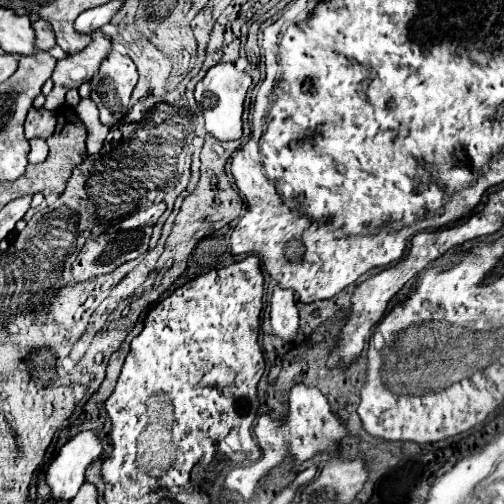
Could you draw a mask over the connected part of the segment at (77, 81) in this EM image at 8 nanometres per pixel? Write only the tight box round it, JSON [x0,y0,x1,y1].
[46,30,112,110]

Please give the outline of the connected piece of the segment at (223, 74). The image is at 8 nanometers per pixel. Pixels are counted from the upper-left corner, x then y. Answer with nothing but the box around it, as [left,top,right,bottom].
[196,62,252,140]

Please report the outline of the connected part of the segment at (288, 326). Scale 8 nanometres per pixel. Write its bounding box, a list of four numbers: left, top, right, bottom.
[270,286,298,340]

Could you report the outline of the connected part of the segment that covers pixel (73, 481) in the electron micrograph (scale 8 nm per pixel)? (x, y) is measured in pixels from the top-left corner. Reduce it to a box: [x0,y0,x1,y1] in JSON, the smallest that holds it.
[46,430,104,500]

